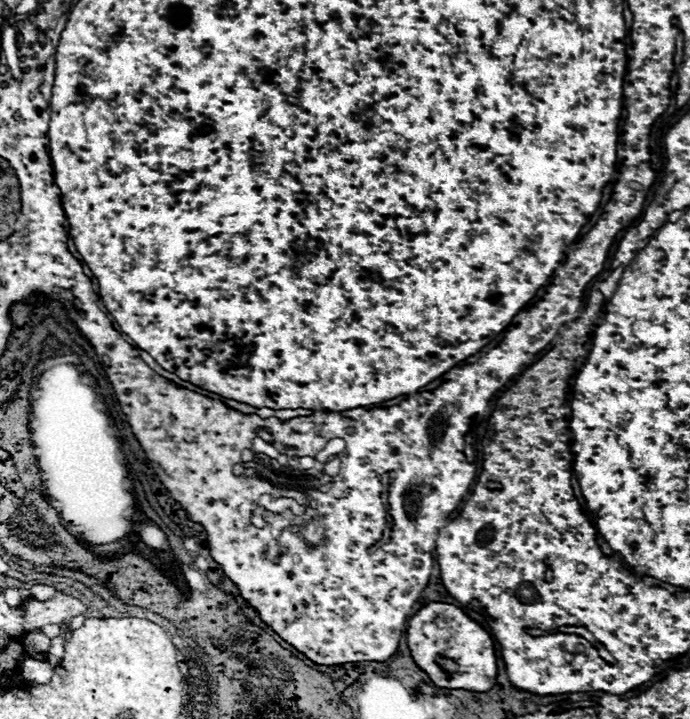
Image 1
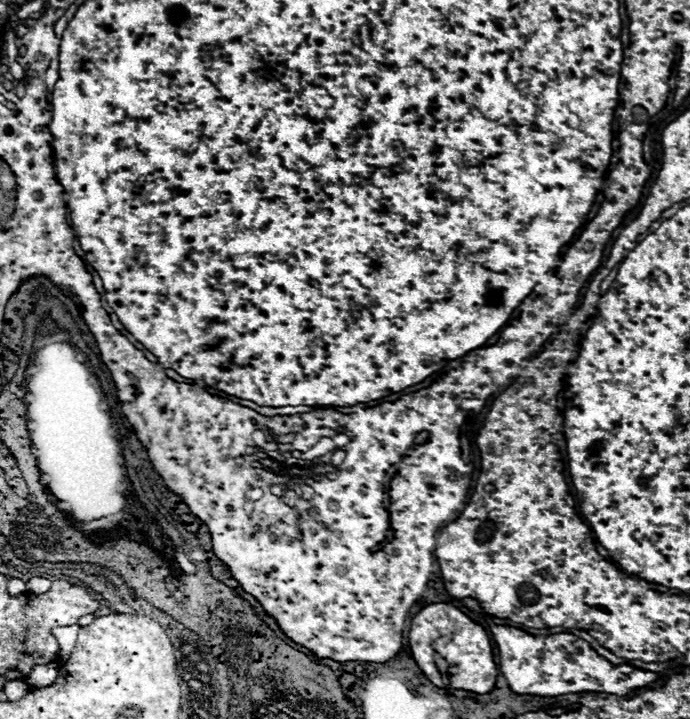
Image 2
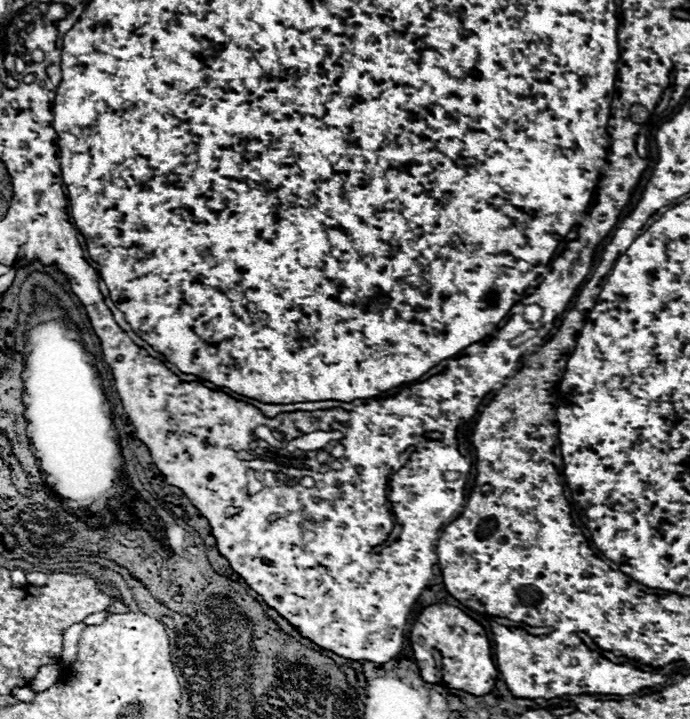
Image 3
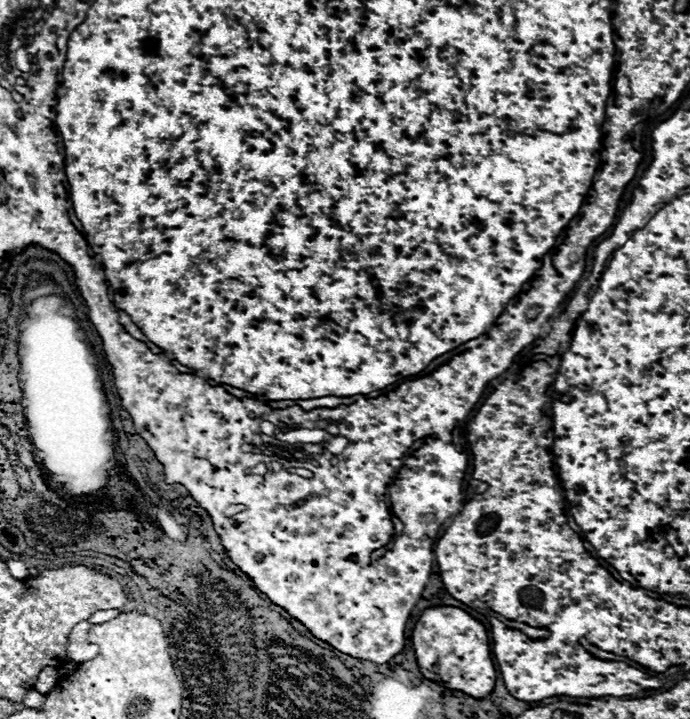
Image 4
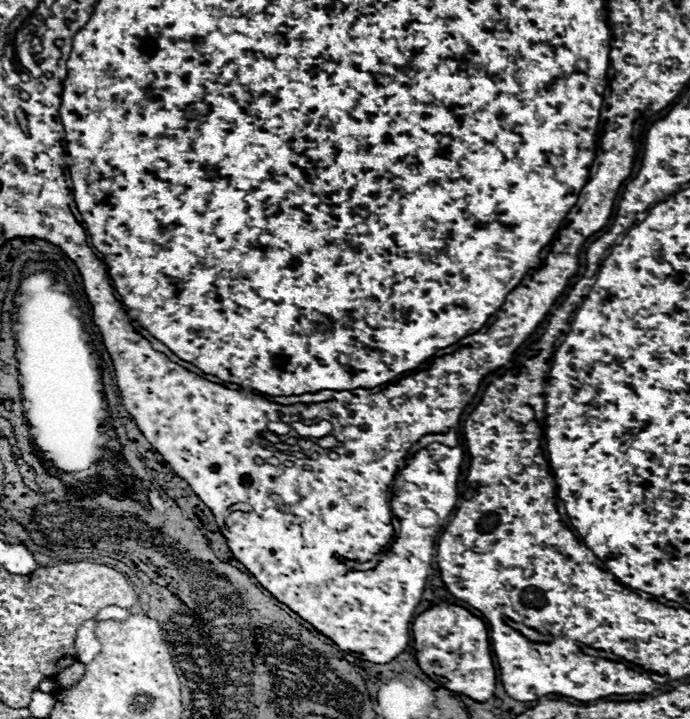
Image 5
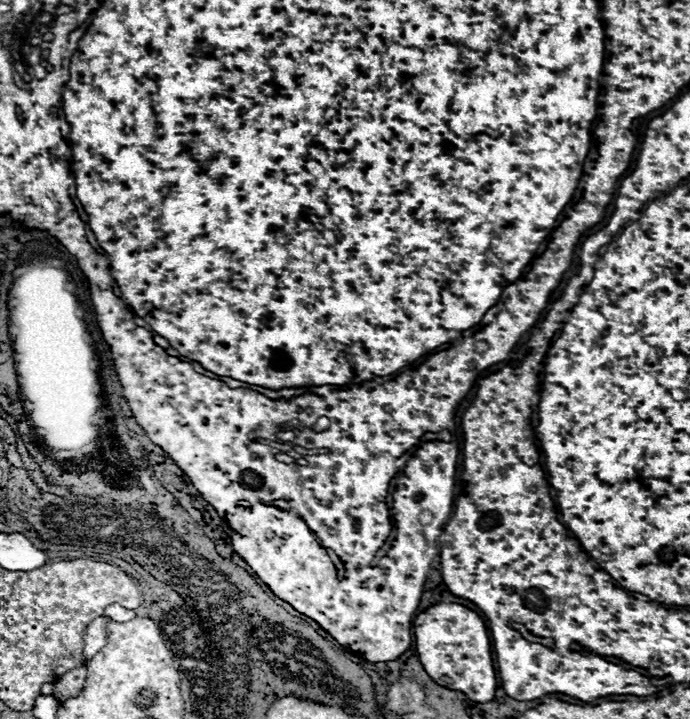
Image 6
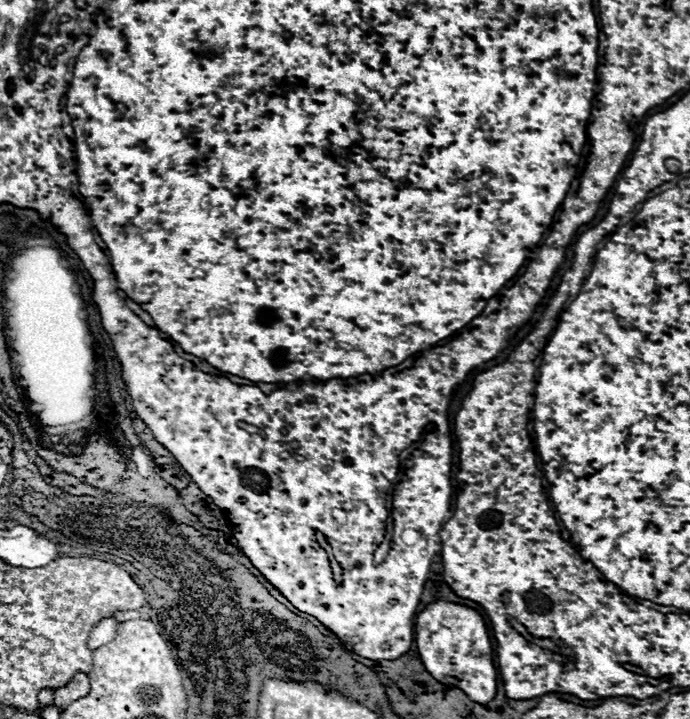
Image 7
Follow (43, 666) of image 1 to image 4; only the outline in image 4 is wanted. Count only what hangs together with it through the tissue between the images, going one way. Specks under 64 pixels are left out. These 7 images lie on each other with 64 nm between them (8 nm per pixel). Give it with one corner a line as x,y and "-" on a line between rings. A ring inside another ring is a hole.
48,666
48,668
44,668
44,670
40,672
38,682
34,684
34,690
36,690
36,692
46,694
46,692
50,692
50,690
54,688
56,680
58,680
58,670
56,670
56,668
52,668
52,666

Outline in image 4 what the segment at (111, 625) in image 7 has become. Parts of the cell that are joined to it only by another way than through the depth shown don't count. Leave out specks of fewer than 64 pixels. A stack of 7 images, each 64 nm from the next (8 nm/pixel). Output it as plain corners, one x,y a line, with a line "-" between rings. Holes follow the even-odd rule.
84,620
72,628
72,634
68,640
68,662
80,664
80,662
86,662
98,654
96,644
88,642
90,628
92,628
92,624
88,620

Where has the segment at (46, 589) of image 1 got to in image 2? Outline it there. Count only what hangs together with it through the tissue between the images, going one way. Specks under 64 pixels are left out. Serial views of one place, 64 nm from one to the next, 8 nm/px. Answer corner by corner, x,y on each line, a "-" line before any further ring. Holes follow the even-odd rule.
32,576
32,578
28,580
28,590
36,592
36,594
46,592
48,588
50,588
50,580
44,578
44,576

